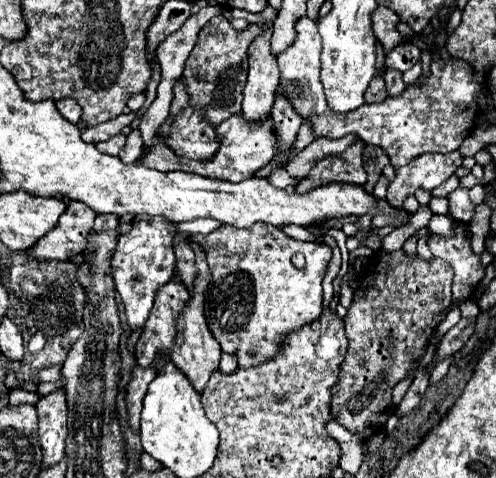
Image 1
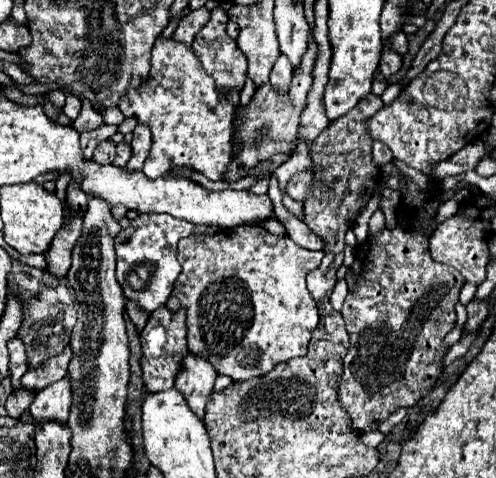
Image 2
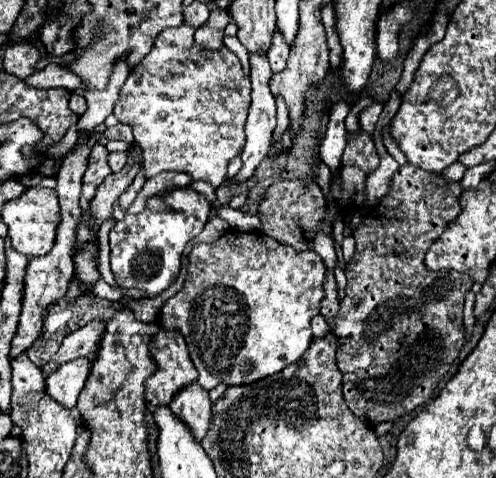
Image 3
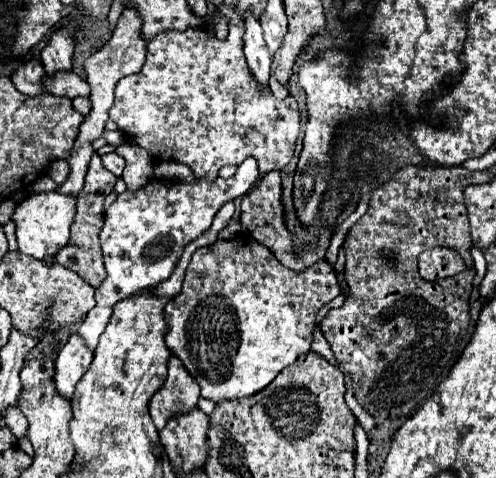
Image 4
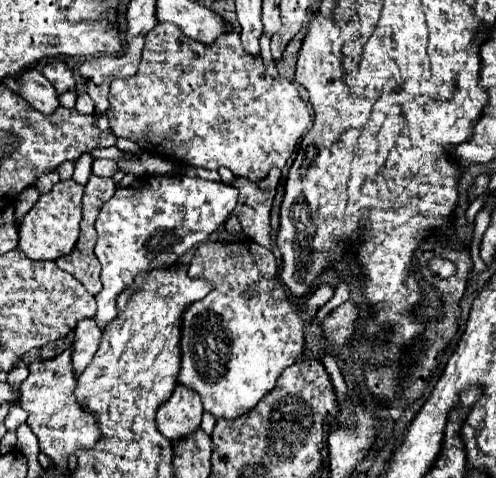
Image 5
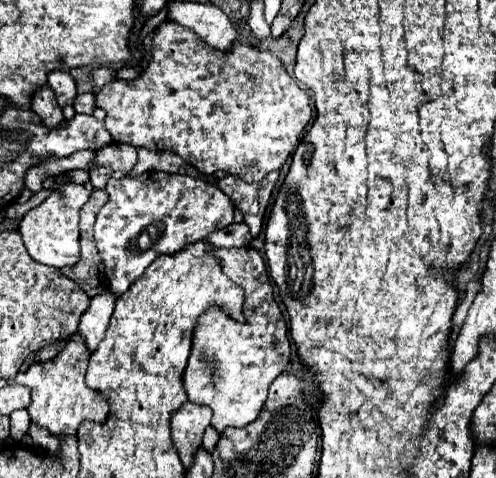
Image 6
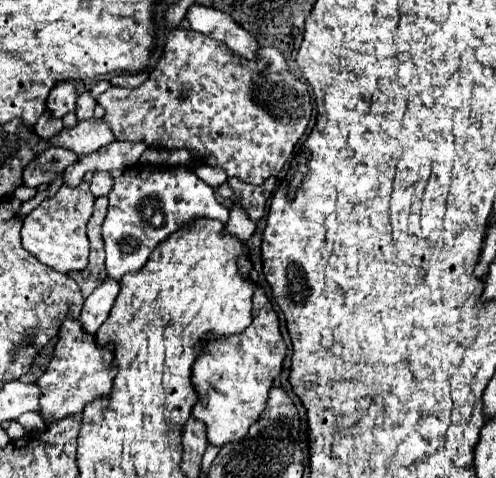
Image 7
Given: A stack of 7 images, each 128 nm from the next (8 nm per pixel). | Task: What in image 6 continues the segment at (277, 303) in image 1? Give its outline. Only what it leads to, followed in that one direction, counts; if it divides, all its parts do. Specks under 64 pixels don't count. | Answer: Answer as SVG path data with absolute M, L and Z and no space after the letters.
M242 246L218 248L216 256L222 260L222 272L246 292L246 322L238 324L218 308L208 308L204 316L200 316L184 374L184 388L192 404L212 410L210 424L222 434L226 428L244 428L258 418L268 396L268 386L290 362L290 340L286 322L272 294L272 282L262 254L250 246Z

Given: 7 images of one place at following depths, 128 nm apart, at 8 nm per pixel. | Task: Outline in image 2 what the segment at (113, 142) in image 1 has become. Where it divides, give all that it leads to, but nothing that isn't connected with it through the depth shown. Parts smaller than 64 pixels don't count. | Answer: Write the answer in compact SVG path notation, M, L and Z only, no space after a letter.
M104 140L104 142L100 142L98 144L98 148L94 150L94 156L92 156L92 160L96 160L98 164L110 164L112 160L114 160L114 144L110 142L110 140Z

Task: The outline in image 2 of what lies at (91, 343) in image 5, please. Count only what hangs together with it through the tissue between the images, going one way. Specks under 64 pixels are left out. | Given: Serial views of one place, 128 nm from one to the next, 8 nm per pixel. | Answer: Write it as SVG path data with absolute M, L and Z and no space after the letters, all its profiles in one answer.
M66 376L64 380L36 392L36 398L30 406L30 414L40 422L54 420L64 424L70 414L70 404L72 404L72 384L70 376Z

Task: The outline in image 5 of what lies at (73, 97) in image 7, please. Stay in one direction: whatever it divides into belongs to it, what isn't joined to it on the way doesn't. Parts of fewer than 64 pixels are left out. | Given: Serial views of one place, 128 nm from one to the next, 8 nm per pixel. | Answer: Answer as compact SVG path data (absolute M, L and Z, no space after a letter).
M50 60L44 66L42 74L52 82L52 86L56 88L56 94L64 94L68 90L74 90L74 86L76 86L72 72L68 70L68 66L62 60Z

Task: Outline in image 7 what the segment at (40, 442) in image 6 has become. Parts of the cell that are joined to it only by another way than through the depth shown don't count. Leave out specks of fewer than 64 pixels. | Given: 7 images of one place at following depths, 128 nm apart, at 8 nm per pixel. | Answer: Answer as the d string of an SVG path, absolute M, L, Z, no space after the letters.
M28 412L24 416L18 416L16 422L20 422L24 426L28 436L38 436L40 432L46 430L46 424L44 424L44 420L42 420L42 416L38 412Z

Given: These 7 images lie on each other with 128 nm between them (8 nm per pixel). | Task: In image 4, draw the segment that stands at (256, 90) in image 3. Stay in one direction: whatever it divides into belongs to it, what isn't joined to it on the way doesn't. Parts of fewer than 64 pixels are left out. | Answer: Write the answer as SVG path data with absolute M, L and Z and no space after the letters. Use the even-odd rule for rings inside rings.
M246 12L244 28L246 28L246 34L244 34L244 54L246 54L248 66L250 66L250 70L254 74L254 78L260 84L266 86L268 84L268 76L270 76L272 56L270 56L266 44L264 44L260 22L258 22L256 16L252 16L252 12ZM246 158L238 172L224 180L196 180L196 182L176 182L176 180L150 180L144 188L136 192L122 192L112 206L104 212L104 226L100 230L100 246L104 256L106 278L96 290L96 308L84 318L78 334L94 350L98 338L104 332L112 316L112 306L136 292L158 286L168 280L178 264L186 244L196 240L202 232L212 226L216 212L230 200L244 196L258 180L258 166L254 158Z

